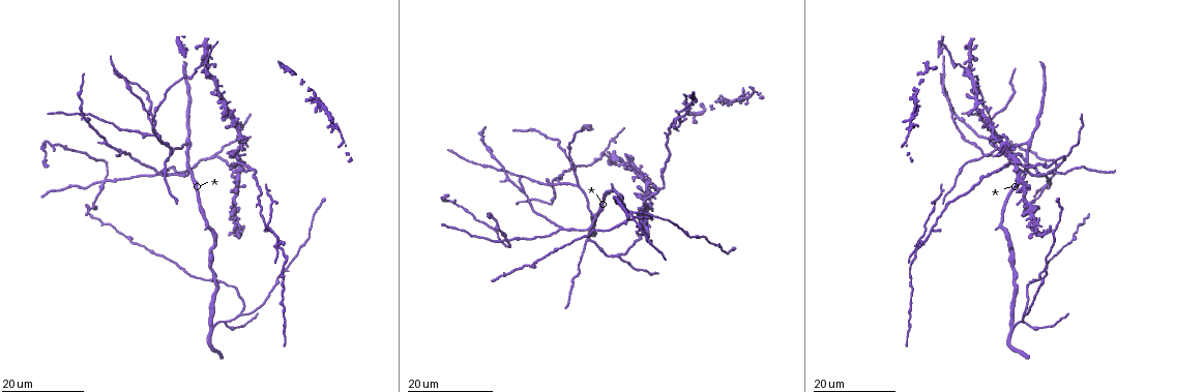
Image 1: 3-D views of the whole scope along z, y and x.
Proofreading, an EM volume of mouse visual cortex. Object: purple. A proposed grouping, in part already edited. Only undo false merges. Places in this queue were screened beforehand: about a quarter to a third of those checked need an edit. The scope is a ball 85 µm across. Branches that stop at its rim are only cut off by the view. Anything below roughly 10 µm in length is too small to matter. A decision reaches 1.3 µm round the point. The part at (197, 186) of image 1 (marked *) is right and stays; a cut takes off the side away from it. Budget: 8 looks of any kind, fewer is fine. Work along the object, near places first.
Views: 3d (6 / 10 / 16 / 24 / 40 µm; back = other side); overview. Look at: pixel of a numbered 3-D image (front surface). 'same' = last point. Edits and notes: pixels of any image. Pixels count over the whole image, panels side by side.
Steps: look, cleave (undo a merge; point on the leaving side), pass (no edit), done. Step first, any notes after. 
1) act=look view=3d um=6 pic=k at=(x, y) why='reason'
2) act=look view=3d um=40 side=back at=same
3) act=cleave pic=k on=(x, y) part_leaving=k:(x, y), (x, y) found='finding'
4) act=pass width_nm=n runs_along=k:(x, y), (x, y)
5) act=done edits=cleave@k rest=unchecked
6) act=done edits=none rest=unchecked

act=look view=3d um=24 pic=1 at=(597, 218) why='three arms meet'

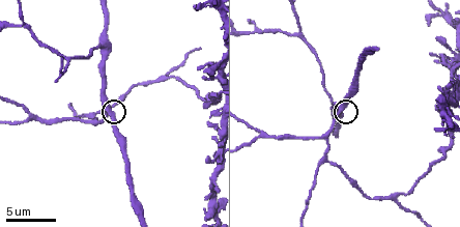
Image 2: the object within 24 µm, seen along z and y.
act=look view=3d um=10 pic=2 at=(108, 111)

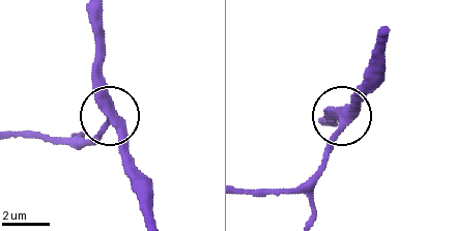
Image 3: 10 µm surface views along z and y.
act=pass found='continuous, no second cell'

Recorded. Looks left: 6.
act=look view=3d um=16 pic=2 at=(396, 198) why='three arms meet'

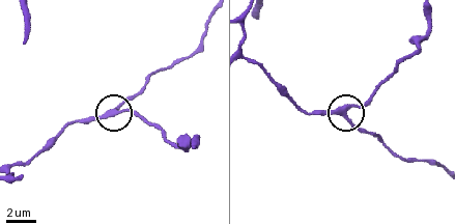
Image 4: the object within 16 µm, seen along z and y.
act=look view=3d um=16 side=back pic=4 at=(346, 112) why='other side'

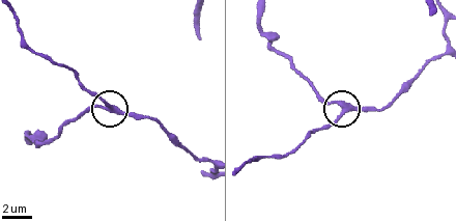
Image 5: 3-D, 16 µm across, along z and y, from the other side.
act=pass arms=3 runs_along=5:(205, 162), (187, 150), (158, 121), (110, 111), (84, 85) found='continuous, no second cell'

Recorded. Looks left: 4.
act=look view=3d um=16 pic=2 at=(59, 72)

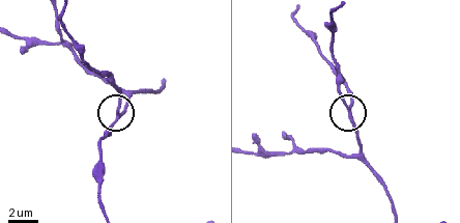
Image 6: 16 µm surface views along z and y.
act=look view=3d um=16 side=back pic=6 at=(350, 111)

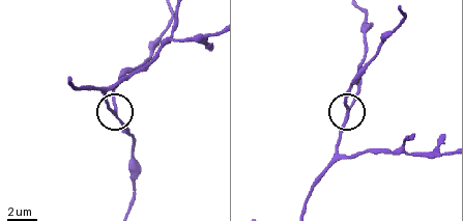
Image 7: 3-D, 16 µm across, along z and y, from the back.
act=pass width_nm=190 found='one cell here'

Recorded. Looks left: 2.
act=look view=3d um=10 pic=2 at=(257, 32) why='arms part here'

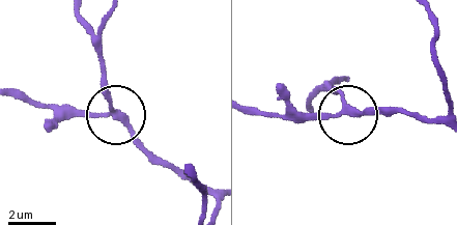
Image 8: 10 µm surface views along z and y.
act=look view=3d um=6 pic=8 at=(117, 116)

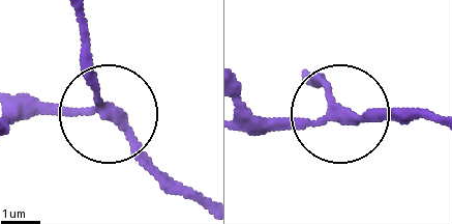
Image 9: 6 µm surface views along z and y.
act=pass arms=3 found='continuous, no second cell'

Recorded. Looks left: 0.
act=done edits=none rest=unchecked

